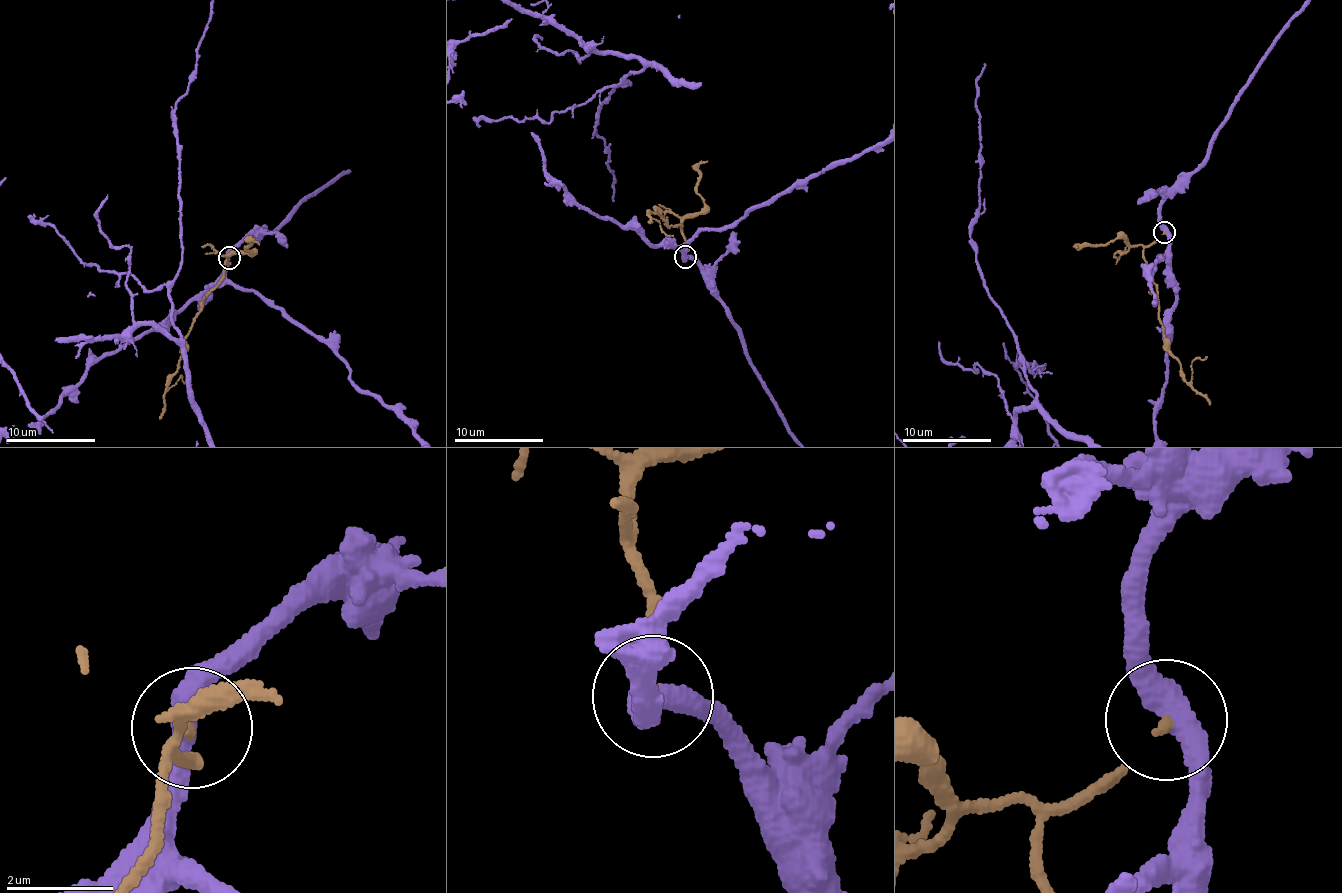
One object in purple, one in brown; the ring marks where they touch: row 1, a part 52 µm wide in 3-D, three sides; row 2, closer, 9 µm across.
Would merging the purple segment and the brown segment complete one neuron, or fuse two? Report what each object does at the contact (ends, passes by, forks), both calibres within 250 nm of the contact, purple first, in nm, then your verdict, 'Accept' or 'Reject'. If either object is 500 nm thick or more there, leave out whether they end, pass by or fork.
At the ring purple passes by. At the ring brown ends. Thickness 440 nm (purple) against 120 nm. Reject

